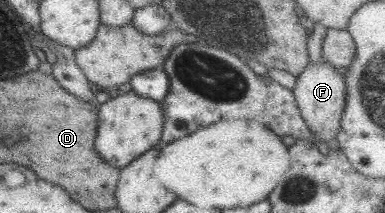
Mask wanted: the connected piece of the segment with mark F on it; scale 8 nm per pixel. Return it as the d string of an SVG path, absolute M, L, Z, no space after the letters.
M309 63L295 79L293 93L297 108L306 127L313 133L313 139L324 143L332 141L337 136L340 118L345 102L345 85L343 75L336 72L336 67L329 63Z

